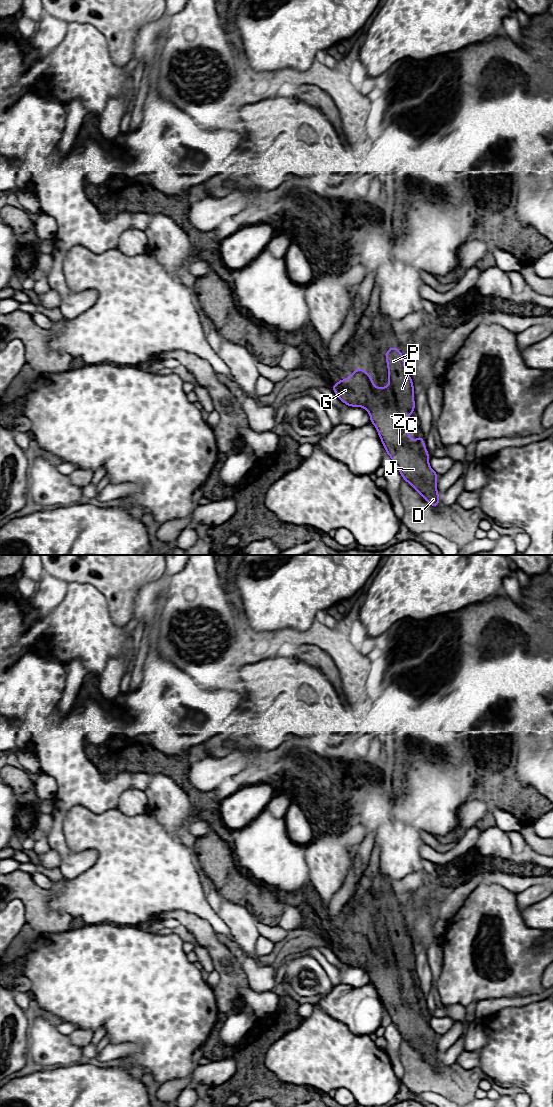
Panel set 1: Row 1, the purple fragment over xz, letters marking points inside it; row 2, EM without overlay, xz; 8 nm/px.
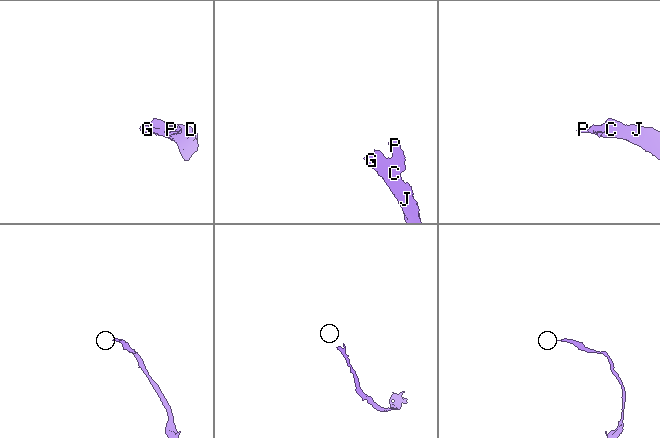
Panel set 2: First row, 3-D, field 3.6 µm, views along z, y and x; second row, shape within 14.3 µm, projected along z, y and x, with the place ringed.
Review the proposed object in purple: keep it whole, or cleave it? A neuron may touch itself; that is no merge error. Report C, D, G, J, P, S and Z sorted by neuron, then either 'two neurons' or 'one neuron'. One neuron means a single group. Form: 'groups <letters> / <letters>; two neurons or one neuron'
groups C D G J P S Z; one neuron

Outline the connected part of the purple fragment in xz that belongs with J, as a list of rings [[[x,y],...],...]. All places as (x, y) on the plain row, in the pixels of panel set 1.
[[[390,907],[385,917],[389,933],[388,946],[377,948],[365,929],[356,928],[348,938],[338,940],[338,943],[331,947],[344,964],[351,967],[362,967],[369,973],[370,982],[376,987],[386,1013],[391,1017],[403,1040],[407,1041],[435,1068],[440,1062],[437,1050],[438,1034],[429,1025],[430,1015],[424,999],[417,996],[413,1002],[408,992],[408,977],[415,969],[413,941],[406,930],[404,917],[398,908]]]

